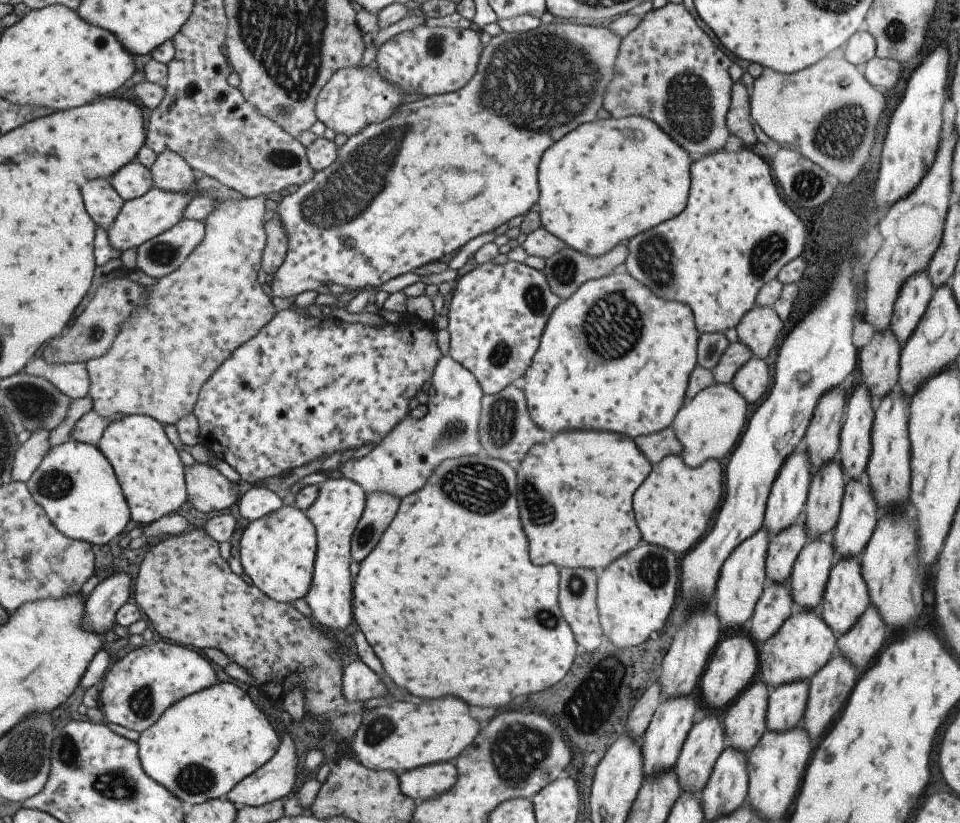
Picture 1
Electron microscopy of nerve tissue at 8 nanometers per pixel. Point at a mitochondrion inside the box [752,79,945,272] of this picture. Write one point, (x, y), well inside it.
(836, 135)

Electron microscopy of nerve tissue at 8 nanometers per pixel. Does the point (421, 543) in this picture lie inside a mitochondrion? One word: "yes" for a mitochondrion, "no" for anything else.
no

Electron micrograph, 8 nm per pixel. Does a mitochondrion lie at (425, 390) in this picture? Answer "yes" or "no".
no

